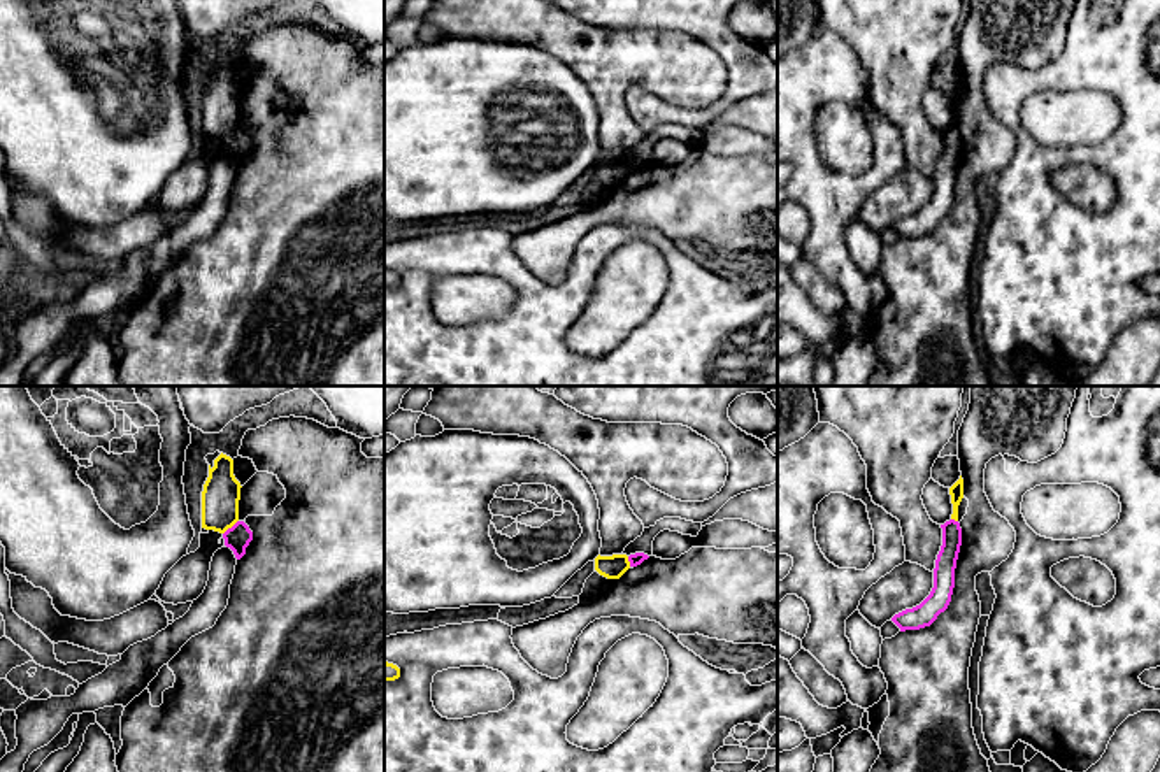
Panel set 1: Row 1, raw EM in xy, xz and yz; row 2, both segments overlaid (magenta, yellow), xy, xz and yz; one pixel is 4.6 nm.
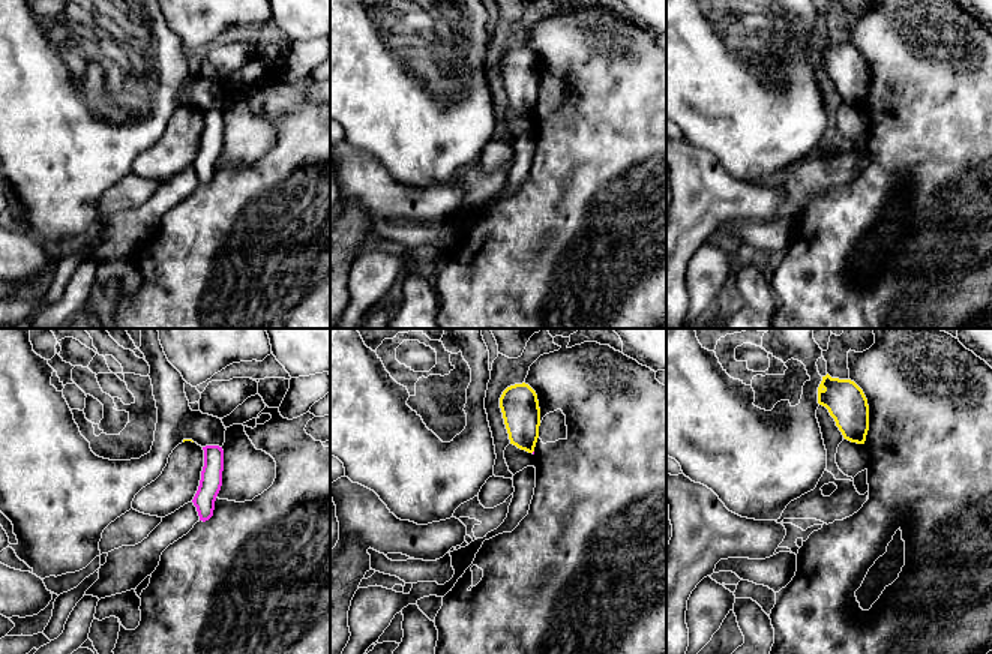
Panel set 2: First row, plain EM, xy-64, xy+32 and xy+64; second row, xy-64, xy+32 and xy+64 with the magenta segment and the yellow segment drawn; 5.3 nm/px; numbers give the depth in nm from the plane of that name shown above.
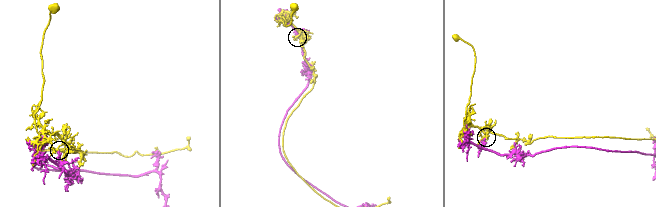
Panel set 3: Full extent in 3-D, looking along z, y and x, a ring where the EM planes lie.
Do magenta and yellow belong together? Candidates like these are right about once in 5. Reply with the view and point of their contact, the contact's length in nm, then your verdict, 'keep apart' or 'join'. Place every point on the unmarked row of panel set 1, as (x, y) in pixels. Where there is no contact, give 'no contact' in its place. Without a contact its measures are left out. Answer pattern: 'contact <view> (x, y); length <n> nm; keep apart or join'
contact xy (232, 134); length 100 nm; keep apart

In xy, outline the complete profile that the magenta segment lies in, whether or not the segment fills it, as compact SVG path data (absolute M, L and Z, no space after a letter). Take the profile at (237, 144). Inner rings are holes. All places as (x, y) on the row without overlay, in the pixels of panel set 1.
M237 128L223 140L225 153L230 154L237 167L246 161L246 154L253 147L253 139L244 128Z

